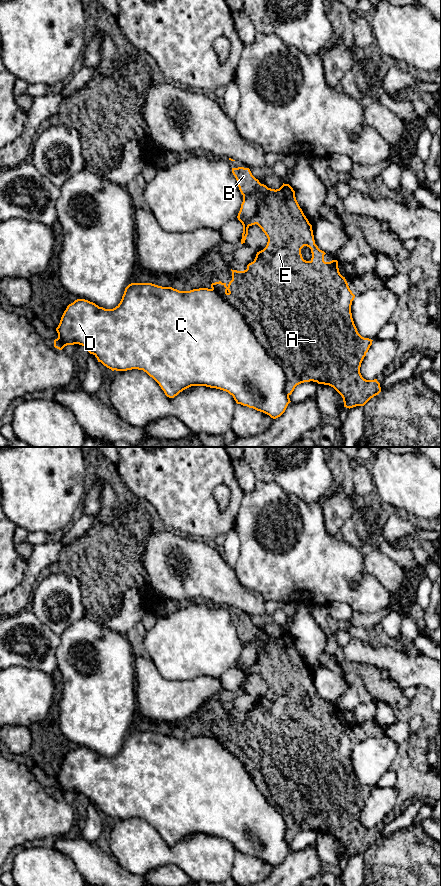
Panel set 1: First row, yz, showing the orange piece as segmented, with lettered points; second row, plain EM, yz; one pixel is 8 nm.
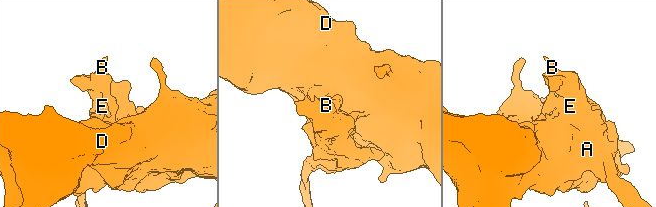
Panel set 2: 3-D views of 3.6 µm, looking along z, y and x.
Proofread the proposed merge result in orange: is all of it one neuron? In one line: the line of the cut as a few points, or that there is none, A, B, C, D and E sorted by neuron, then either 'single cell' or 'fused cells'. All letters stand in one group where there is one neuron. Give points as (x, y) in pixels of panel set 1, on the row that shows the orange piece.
cut in yz along (212, 288), (237, 309), (281, 367), (288, 395); A B E / C D; fused cells

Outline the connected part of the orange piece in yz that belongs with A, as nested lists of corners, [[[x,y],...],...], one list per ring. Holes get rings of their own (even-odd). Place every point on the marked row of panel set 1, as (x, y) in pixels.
[[[232,168],[232,173],[243,198],[254,194],[258,199],[256,214],[250,220],[244,220],[239,211],[238,220],[246,222],[249,226],[257,224],[267,236],[268,242],[263,250],[257,252],[254,261],[247,265],[246,270],[231,269],[232,280],[228,285],[219,281],[212,283],[211,288],[238,309],[269,356],[282,367],[287,378],[288,395],[292,394],[297,385],[313,381],[333,387],[342,396],[346,408],[364,406],[381,392],[377,379],[366,380],[360,373],[361,363],[373,340],[362,337],[357,331],[351,313],[355,295],[350,290],[345,277],[340,274],[338,261],[324,261],[326,253],[315,244],[312,225],[300,208],[295,191],[289,184],[283,183],[275,190],[261,184],[249,168]],[[304,246],[311,249],[310,261],[302,257],[301,249]]]

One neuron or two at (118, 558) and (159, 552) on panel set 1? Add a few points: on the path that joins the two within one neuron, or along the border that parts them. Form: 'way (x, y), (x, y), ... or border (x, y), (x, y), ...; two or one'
border (149, 533), (141, 555), (141, 563), (148, 577); two

